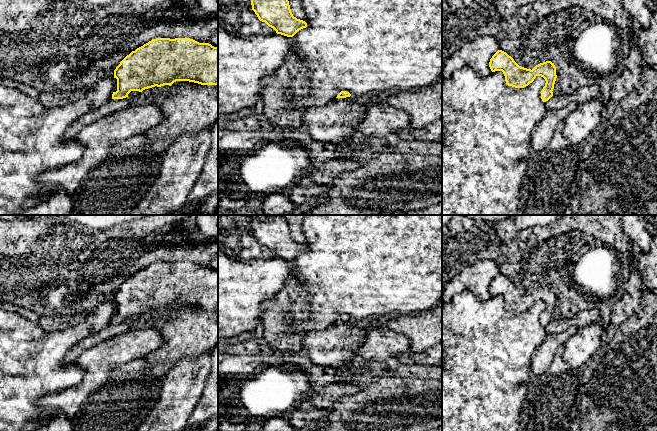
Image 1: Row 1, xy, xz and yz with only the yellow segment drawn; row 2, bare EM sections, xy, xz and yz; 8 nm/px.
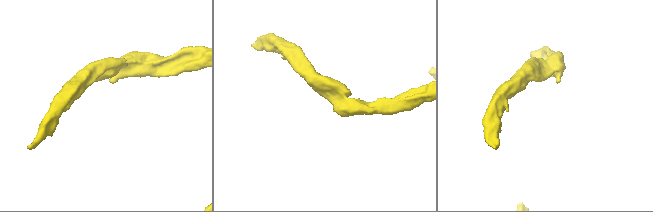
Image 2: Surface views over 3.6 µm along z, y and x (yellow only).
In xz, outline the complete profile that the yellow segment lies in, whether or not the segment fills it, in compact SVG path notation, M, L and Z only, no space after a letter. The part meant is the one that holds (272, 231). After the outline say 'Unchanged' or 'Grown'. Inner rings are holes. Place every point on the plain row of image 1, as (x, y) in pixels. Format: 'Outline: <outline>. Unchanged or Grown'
Outline: M254 215L251 229L258 243L273 252L277 258L293 261L299 254L307 251L305 245L293 240L283 215Z. Unchanged

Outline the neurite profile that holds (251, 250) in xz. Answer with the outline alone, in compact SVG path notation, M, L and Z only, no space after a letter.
M253 234L242 236L241 245L241 251L238 256L242 261L248 262L277 258L273 252L269 251L265 246L260 245Z

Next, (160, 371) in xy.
M157 366L152 369L152 373L158 377L164 377L170 369L168 366Z

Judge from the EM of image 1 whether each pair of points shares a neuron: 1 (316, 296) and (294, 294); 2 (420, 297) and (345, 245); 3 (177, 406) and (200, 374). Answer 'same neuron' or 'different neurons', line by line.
1: different neurons
2: same neuron
3: same neuron

